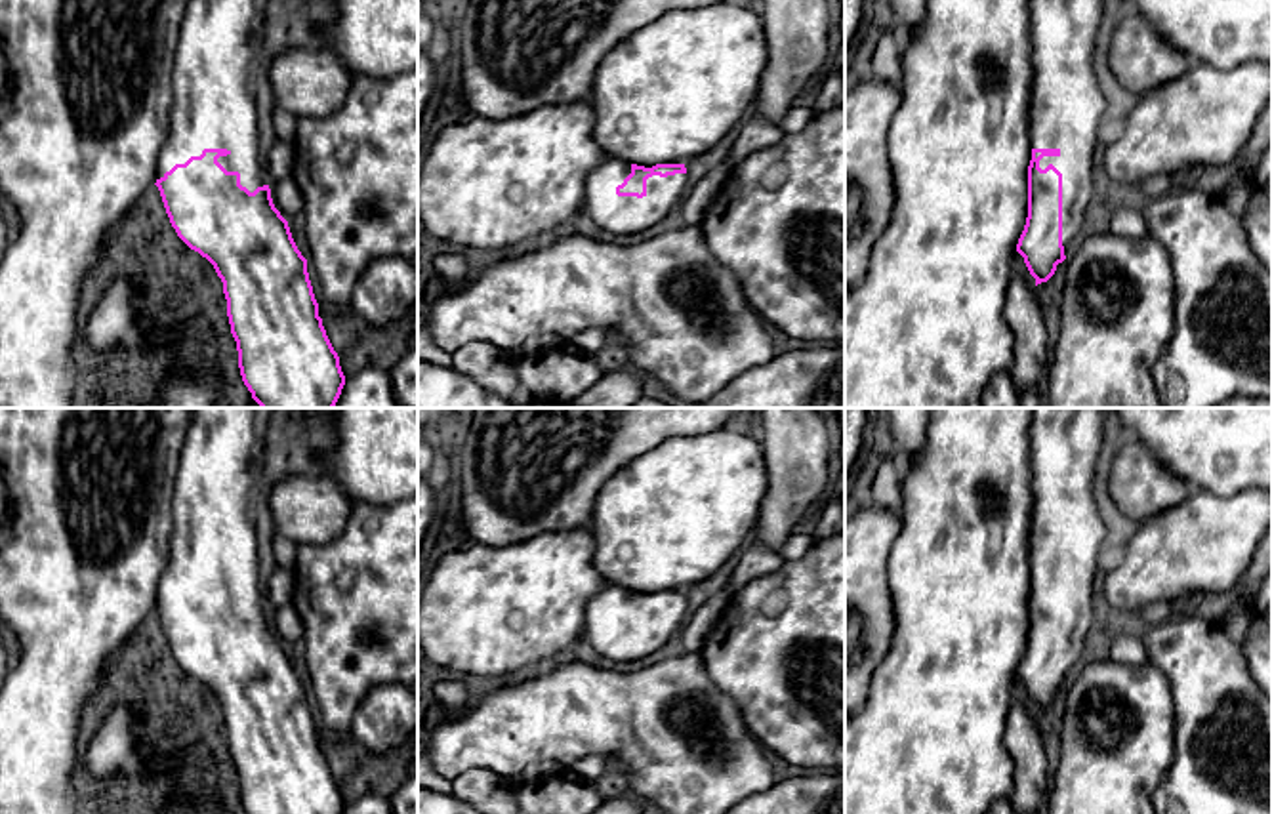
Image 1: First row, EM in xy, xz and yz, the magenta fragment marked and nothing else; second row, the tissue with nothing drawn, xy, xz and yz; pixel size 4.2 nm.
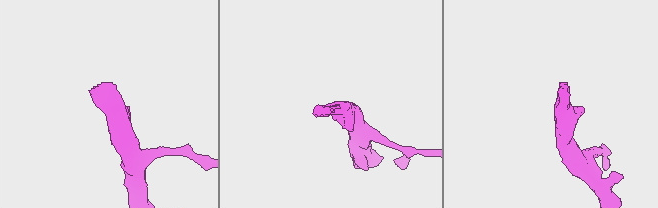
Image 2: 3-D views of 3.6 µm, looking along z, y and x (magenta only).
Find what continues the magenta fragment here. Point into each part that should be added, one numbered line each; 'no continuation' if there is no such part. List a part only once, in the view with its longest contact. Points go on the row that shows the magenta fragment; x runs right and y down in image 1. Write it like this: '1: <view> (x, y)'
1: yz (1066, 103)

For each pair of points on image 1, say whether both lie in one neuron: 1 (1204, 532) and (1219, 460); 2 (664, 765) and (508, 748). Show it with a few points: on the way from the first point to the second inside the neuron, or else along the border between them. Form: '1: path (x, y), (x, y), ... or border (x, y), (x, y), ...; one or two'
1: border (1251, 487), (1230, 496), (1192, 490); two
2: path (626, 740), (546, 740); one

